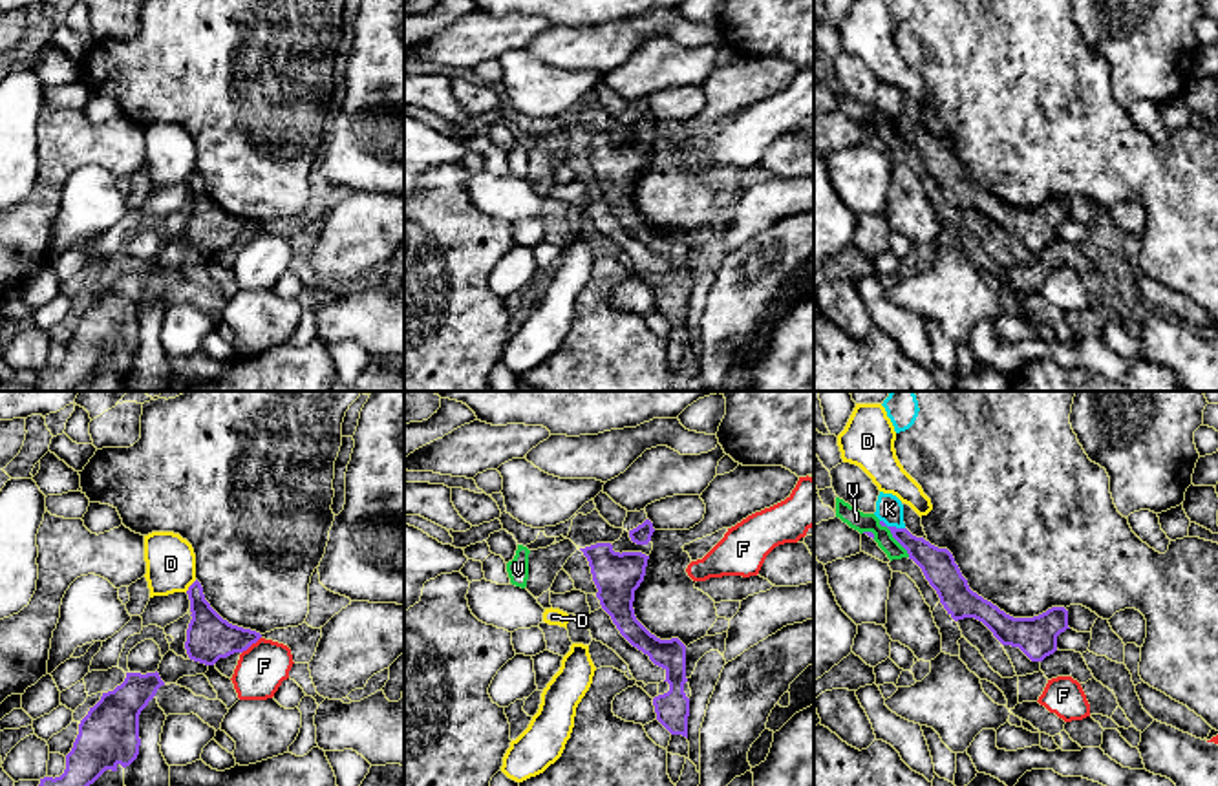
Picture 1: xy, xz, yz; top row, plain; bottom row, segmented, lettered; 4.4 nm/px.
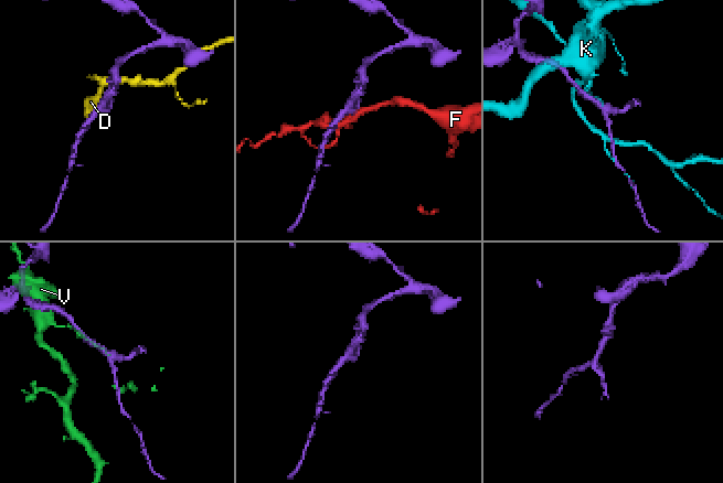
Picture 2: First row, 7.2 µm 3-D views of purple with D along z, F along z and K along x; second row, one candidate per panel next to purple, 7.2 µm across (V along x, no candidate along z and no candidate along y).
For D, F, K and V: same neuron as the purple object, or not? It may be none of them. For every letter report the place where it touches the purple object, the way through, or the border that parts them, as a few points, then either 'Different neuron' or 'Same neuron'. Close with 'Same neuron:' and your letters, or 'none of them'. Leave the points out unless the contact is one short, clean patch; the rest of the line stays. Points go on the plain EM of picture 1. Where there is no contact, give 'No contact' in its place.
D: Touches purple at xy (191, 176). Boundary: xy (196, 170), (185, 181). Different neuron
F: Touches purple at xy (251, 234). Boundary: xy (260, 227), (242, 244). Different neuron
K: Touches purple at yz (893, 117). Different neuron
V: Touches purple at yz (893, 127). Different neuron
Same neuron: none of them

